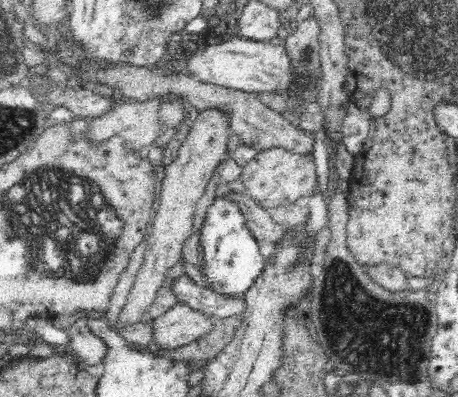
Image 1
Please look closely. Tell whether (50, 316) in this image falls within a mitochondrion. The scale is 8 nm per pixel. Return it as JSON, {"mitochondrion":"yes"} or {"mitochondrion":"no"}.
{"mitochondrion":"no"}

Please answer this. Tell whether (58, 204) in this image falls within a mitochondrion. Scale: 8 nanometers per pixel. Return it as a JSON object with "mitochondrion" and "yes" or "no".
{"mitochondrion":"yes"}

